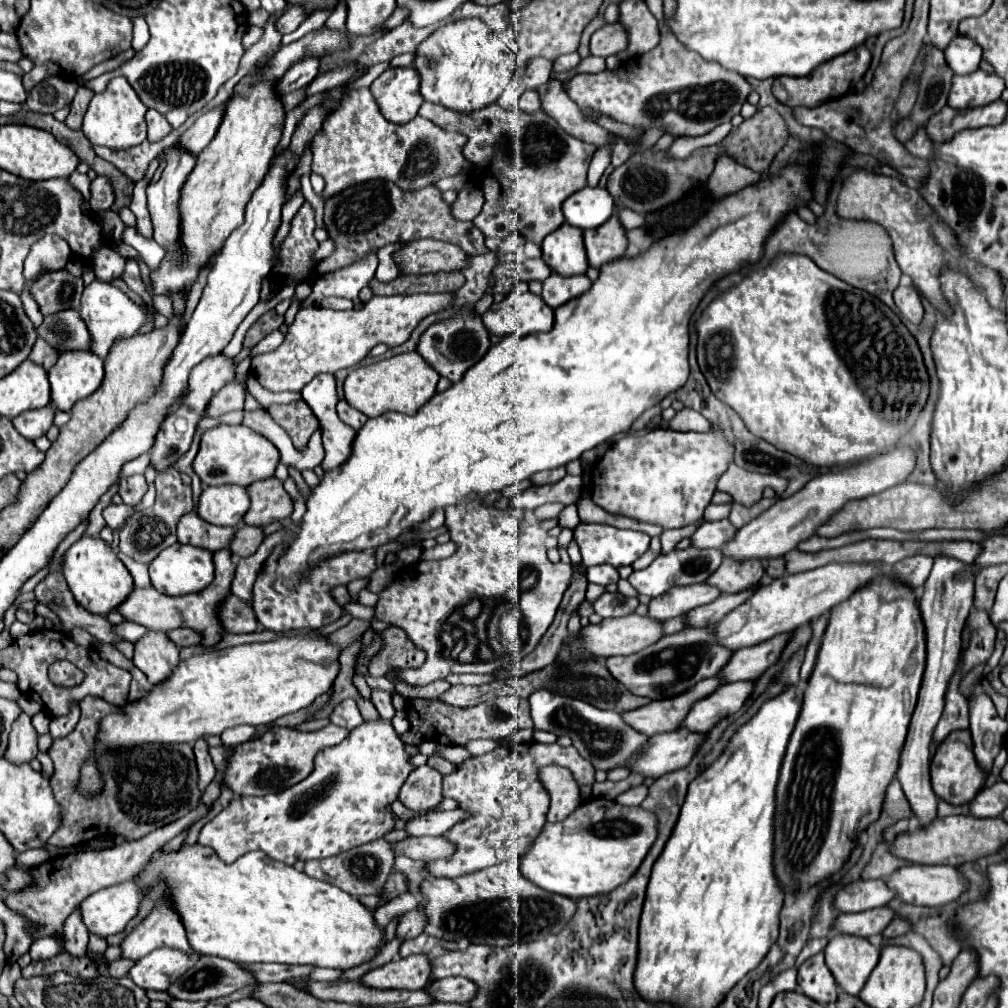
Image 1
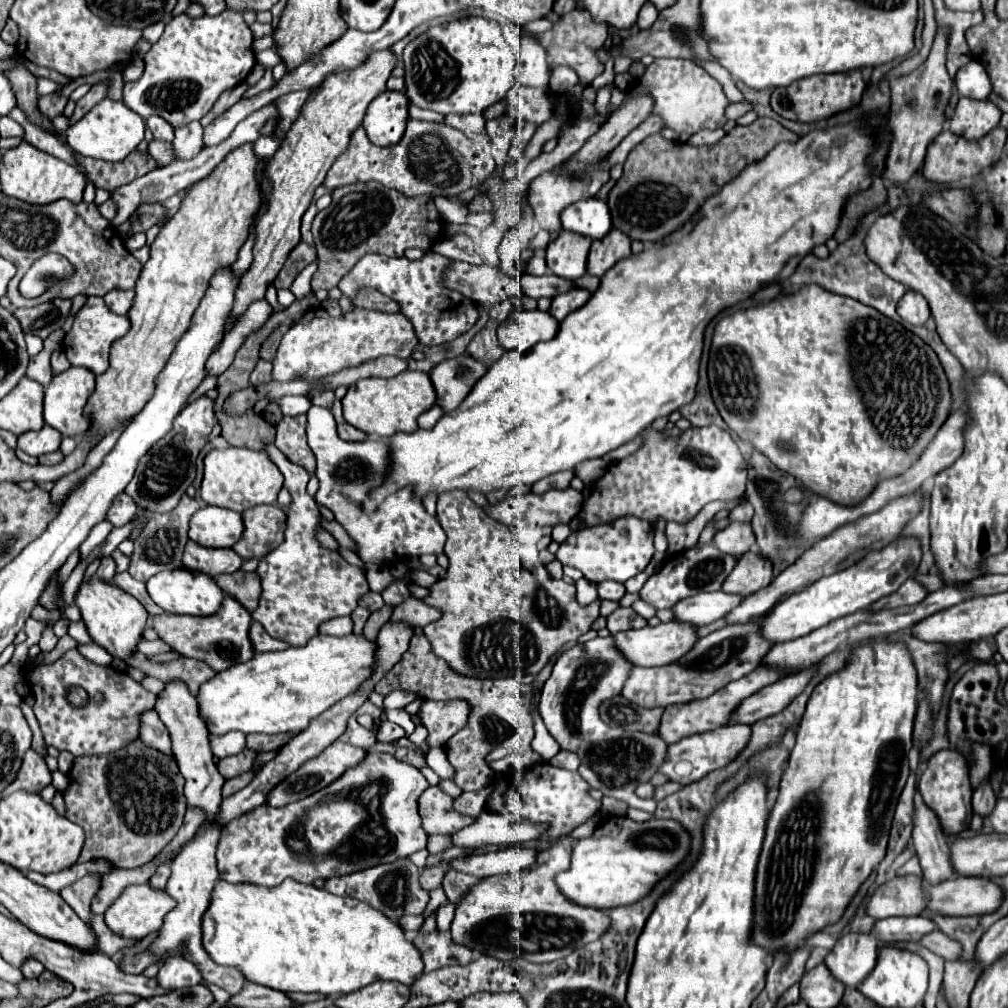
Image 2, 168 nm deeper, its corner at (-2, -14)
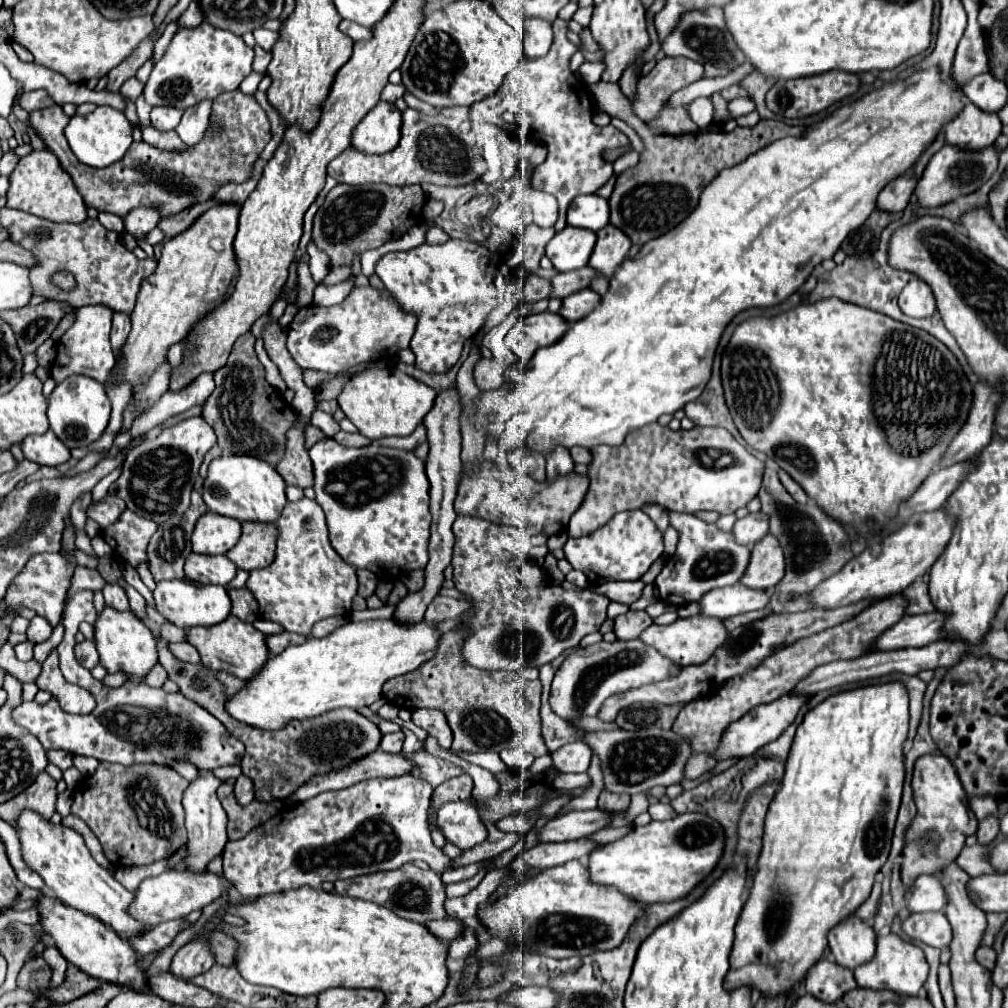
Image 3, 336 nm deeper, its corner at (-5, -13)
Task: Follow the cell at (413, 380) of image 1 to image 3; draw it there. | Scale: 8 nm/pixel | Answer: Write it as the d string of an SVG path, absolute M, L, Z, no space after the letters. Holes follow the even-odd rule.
M365 369L345 383L341 393L337 395L337 403L361 435L369 439L381 439L391 435L411 435L433 407L435 397L437 393L431 387L397 369Z

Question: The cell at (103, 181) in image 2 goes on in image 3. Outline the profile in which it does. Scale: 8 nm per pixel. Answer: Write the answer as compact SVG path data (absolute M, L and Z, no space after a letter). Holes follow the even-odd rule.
M241 91L221 93L221 97L213 101L209 127L197 145L185 147L183 151L161 151L145 141L131 143L125 157L105 169L89 169L87 165L77 163L73 153L69 153L69 145L65 145L63 135L69 117L63 113L61 106L55 104L37 110L37 113L29 115L29 119L45 145L57 155L63 171L71 175L85 205L119 217L125 217L131 209L145 205L155 207L161 213L161 219L165 219L195 203L211 199L221 185L245 183L253 175L253 163L271 139L265 111L257 105L253 95L243 95Z

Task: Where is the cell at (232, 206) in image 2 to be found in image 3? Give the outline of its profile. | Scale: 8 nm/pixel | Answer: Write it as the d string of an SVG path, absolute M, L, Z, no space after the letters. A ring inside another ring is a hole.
M217 205L209 209L191 229L163 243L163 255L157 261L155 273L143 281L137 295L135 309L131 313L131 333L123 347L123 359L117 367L117 379L125 379L137 385L149 377L149 373L167 359L167 349L173 343L183 341L189 333L189 325L205 315L209 309L225 301L233 279L237 277L233 239L237 233L239 207ZM211 239L221 239L221 247L213 249Z

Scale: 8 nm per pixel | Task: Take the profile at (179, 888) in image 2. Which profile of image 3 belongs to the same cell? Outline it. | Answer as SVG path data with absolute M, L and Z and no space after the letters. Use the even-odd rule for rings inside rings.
M209 771L209 773L199 773L199 779L193 781L185 795L183 795L183 807L185 807L185 827L189 833L189 841L187 841L187 851L189 857L185 859L187 867L191 871L205 871L207 863L219 855L225 849L227 843L227 813L221 807L219 799L217 799L217 787L221 785L221 781Z

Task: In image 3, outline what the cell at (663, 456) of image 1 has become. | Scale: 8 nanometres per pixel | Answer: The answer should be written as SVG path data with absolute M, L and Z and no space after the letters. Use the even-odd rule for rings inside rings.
M651 423L639 429L633 429L623 445L609 447L597 445L591 449L593 461L589 463L589 493L581 509L571 517L567 533L569 537L583 537L605 525L615 513L627 509L639 509L643 503L657 503L669 511L695 513L695 511L717 511L719 515L735 513L739 507L745 507L761 487L765 463L753 457L727 429L723 427L693 427L691 431L671 431L659 423Z

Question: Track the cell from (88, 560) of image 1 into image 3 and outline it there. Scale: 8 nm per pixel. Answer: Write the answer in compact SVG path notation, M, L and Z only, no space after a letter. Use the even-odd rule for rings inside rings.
M105 607L95 621L95 645L101 665L107 669L107 673L123 671L129 679L143 681L147 673L157 665L157 639L153 637L149 627L139 621L131 611L117 613L115 609Z

